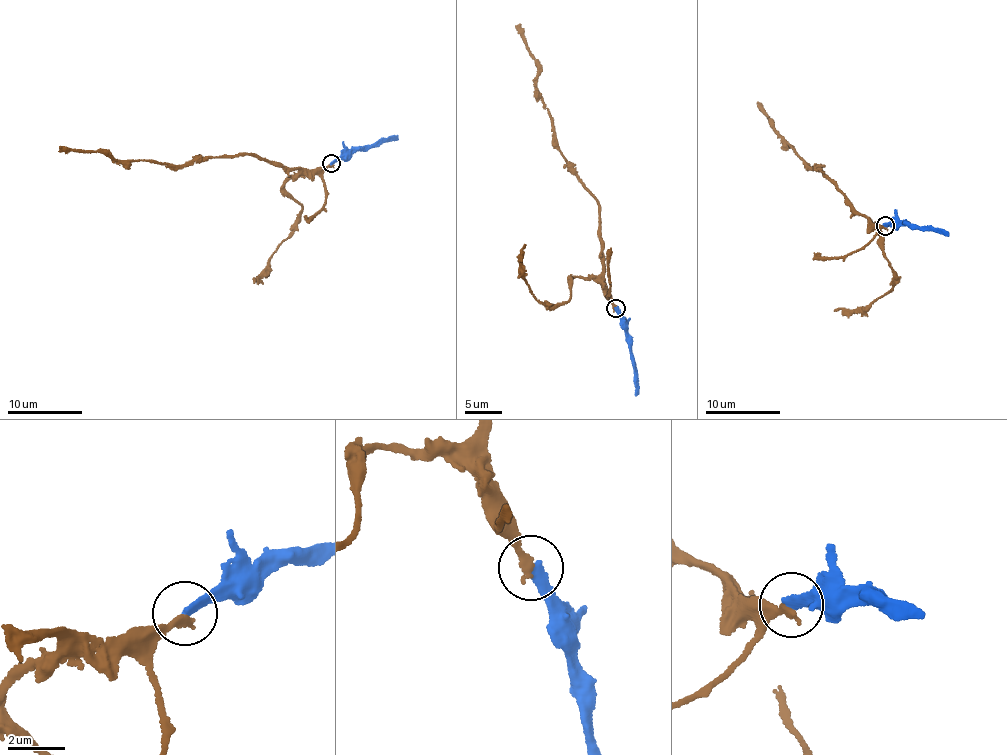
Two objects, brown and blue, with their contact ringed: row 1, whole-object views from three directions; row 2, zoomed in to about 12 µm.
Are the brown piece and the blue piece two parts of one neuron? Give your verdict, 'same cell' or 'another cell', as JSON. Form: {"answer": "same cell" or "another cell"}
{"answer": "same cell"}

